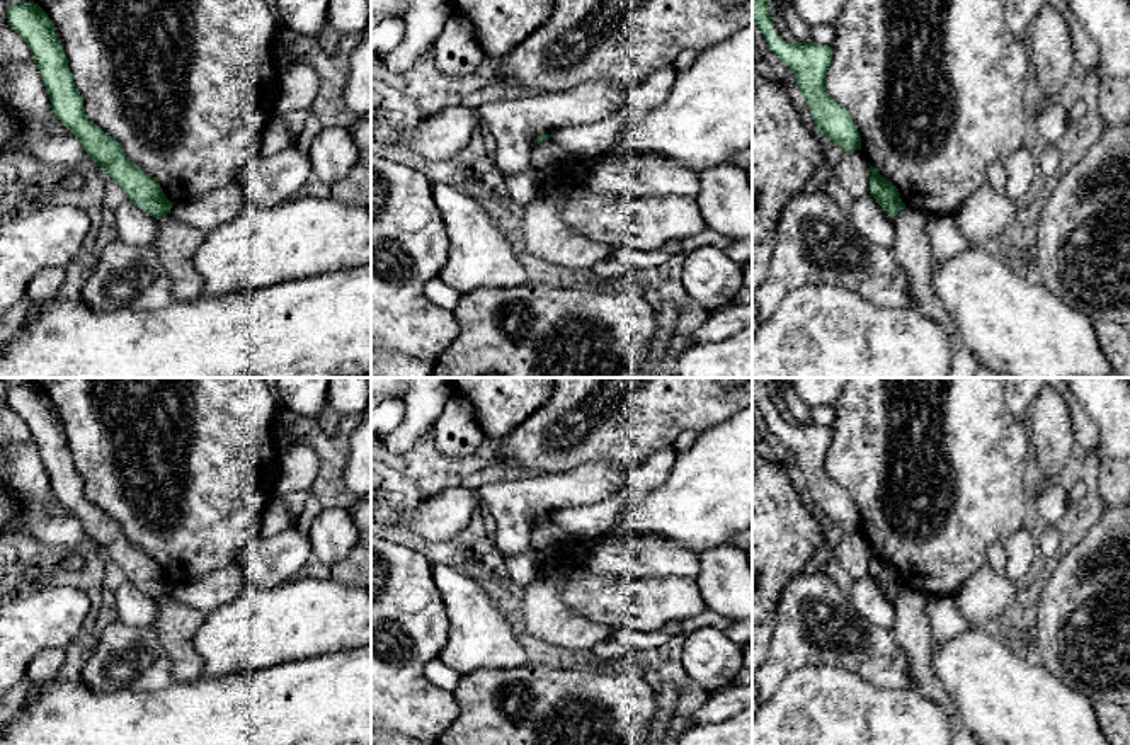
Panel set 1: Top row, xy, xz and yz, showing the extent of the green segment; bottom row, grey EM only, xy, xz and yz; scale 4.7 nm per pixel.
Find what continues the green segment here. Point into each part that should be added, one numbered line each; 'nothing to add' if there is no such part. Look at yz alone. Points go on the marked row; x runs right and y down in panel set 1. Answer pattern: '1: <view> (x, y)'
nothing to add

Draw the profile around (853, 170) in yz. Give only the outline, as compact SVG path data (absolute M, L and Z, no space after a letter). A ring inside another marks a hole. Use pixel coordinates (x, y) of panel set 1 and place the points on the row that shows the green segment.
M863 150L844 151L834 167L834 173L853 199L870 194L871 170Z

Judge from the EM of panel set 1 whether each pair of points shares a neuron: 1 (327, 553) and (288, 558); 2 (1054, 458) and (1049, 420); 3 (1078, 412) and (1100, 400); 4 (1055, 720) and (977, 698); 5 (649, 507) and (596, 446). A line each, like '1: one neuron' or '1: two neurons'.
1: two neurons
2: one neuron
3: two neurons
4: one neuron
5: two neurons

